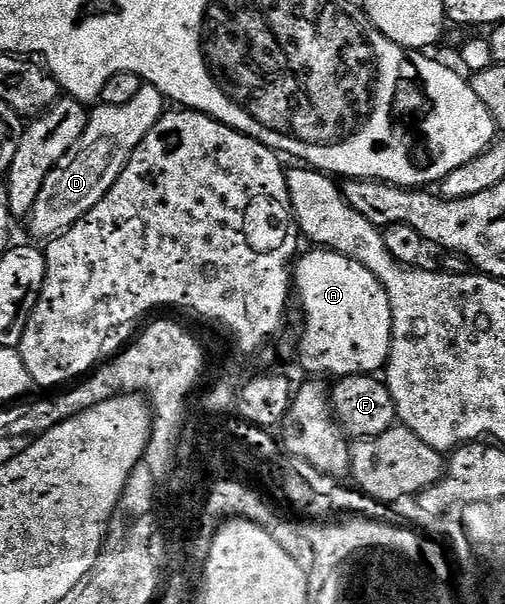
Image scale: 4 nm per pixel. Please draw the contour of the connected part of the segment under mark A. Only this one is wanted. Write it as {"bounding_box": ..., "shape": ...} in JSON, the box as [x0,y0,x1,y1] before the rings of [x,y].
{"bounding_box":[293,247,391,379],"shape":[[[315,247],[310,251],[312,253],[305,254],[306,252],[304,252],[293,265],[293,289],[297,294],[297,301],[299,297],[300,307],[303,308],[303,338],[298,338],[297,341],[297,358],[299,357],[300,363],[311,372],[308,374],[326,375],[328,378],[332,377],[331,379],[348,377],[354,373],[378,374],[386,366],[387,357],[391,354],[391,304],[385,287],[375,278],[373,271],[369,271],[364,265],[357,263],[351,257],[346,257],[326,247]]]}

